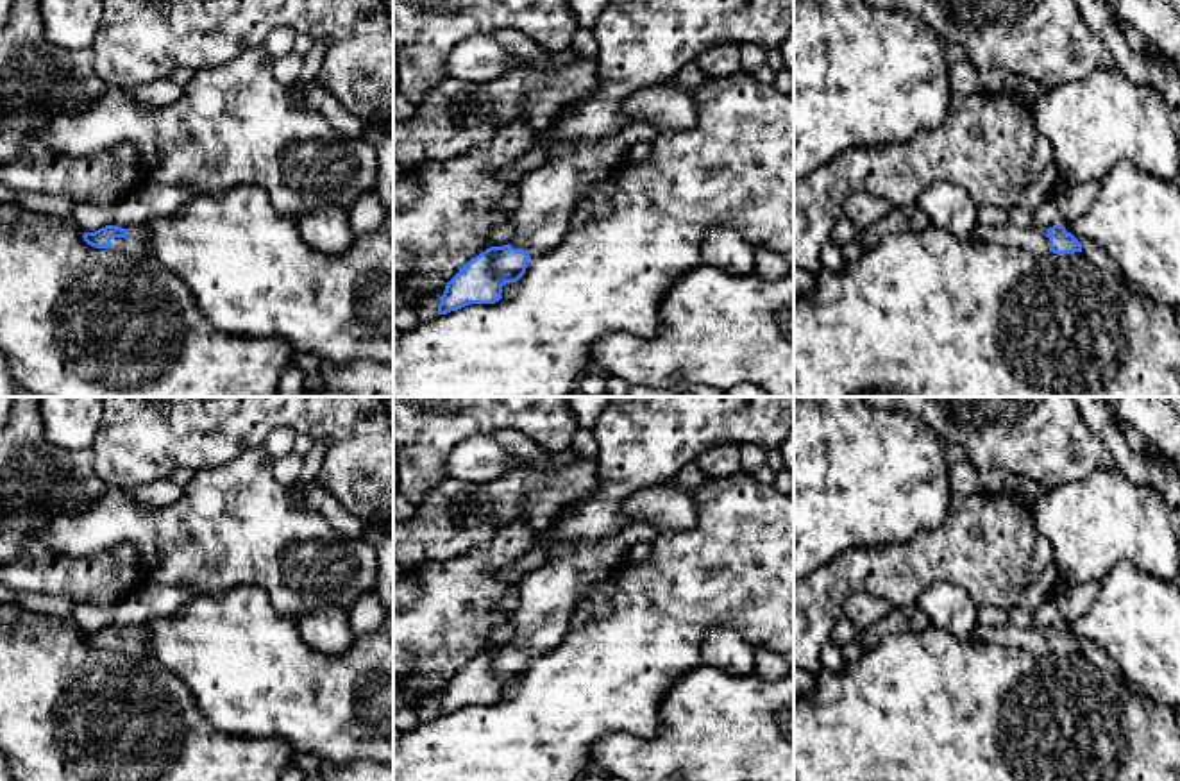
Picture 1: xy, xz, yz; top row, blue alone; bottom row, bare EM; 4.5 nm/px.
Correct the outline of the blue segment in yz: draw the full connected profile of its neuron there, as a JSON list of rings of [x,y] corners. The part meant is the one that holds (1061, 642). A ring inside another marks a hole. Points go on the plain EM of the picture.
[[[976,626],[974,642],[994,643],[1005,647],[1016,647],[1035,656],[1042,656],[1046,652],[1053,654],[1075,654],[1082,652],[1082,643],[1067,633],[1062,626],[1053,626],[1049,629],[1033,627],[983,627]]]

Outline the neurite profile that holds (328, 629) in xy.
[[[325,606],[309,611],[297,620],[300,638],[315,651],[325,656],[345,654],[356,640],[349,611],[338,606]]]

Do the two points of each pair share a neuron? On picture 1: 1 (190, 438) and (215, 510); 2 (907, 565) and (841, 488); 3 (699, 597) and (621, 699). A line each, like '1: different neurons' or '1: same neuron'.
1: different neurons
2: different neurons
3: same neuron

